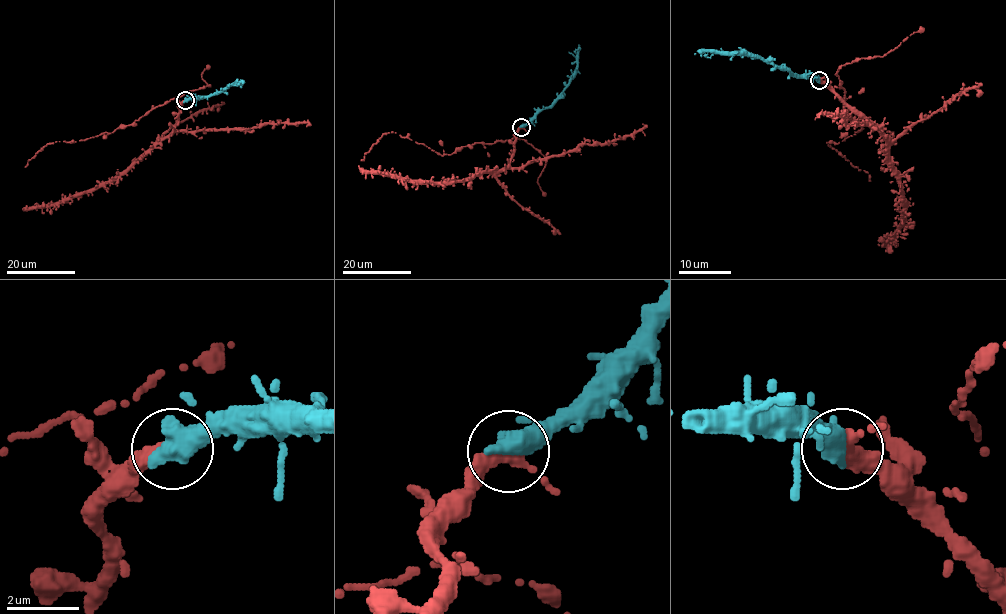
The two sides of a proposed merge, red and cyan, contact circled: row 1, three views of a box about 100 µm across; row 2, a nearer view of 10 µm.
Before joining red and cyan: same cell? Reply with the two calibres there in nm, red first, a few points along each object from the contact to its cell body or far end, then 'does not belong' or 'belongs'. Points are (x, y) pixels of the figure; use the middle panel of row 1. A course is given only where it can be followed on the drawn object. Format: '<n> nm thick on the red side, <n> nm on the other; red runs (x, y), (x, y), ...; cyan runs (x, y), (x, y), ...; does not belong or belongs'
320 nm thick on the red side, 650 nm on the other; red runs (522, 127), (515, 135), (514, 155), (505, 167), (461, 180), (415, 182), (368, 173), (358, 166); cyan runs (522, 127), (548, 107), (568, 84), (577, 66), (578, 45); belongs

